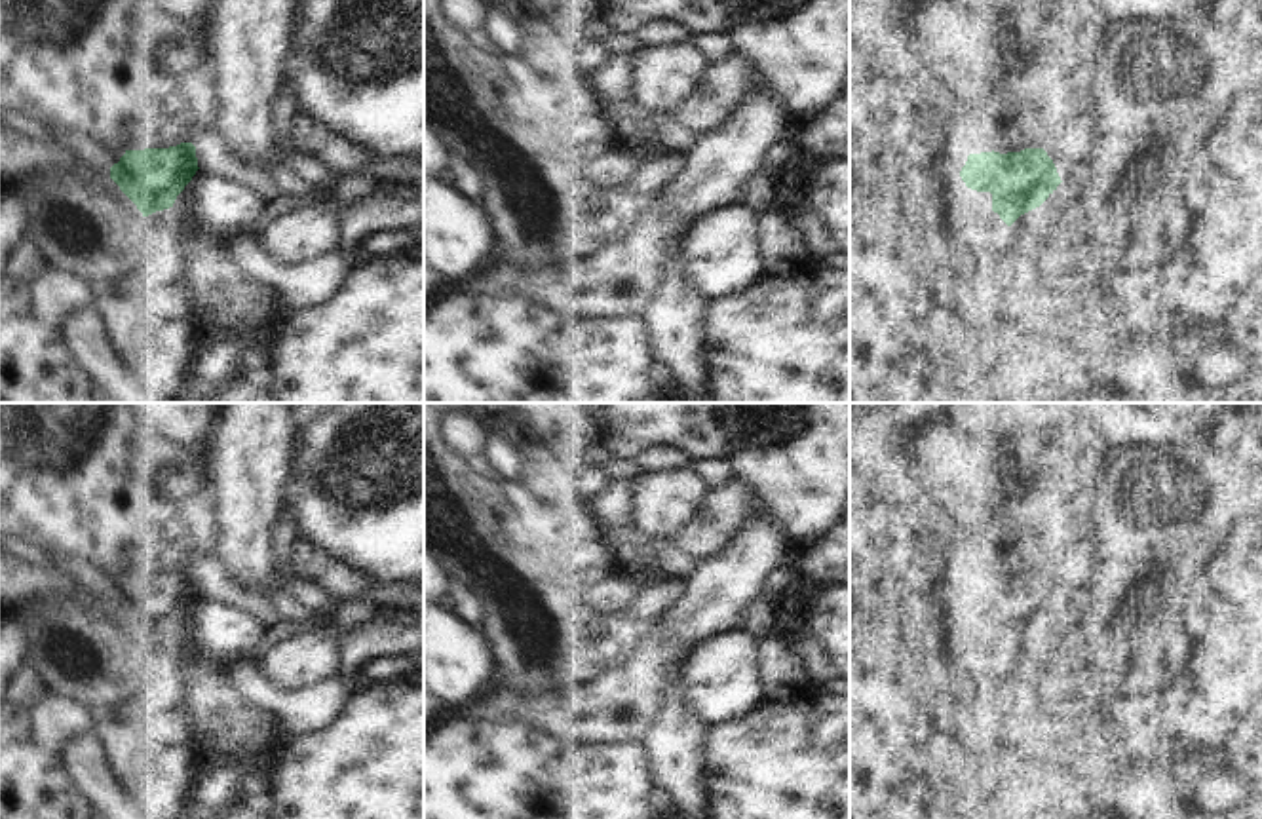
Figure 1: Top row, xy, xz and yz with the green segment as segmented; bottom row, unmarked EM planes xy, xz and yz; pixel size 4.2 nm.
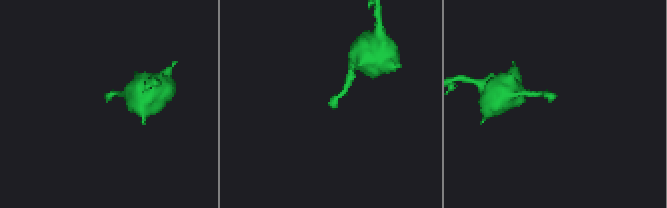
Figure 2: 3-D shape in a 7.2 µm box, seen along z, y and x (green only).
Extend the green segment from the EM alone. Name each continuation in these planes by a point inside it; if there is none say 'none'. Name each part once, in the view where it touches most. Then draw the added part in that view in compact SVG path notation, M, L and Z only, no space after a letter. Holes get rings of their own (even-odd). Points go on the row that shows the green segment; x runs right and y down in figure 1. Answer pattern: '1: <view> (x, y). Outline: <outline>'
1: yz (1063, 156). Outline: M1062 144L1059 148L1047 148L1045 152L1053 160L1061 181L1064 181L1074 167L1076 146Z

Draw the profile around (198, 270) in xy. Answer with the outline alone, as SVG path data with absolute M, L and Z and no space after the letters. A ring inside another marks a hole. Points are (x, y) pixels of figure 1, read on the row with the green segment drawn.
M169 207L144 217L143 243L156 258L162 285L175 298L182 321L232 333L243 346L251 340L268 348L276 344L291 314L276 291L247 277L226 239L207 234L192 217Z

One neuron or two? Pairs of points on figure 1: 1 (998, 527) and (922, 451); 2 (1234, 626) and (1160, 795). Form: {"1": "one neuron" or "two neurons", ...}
{"1": "one neuron", "2": "two neurons"}

